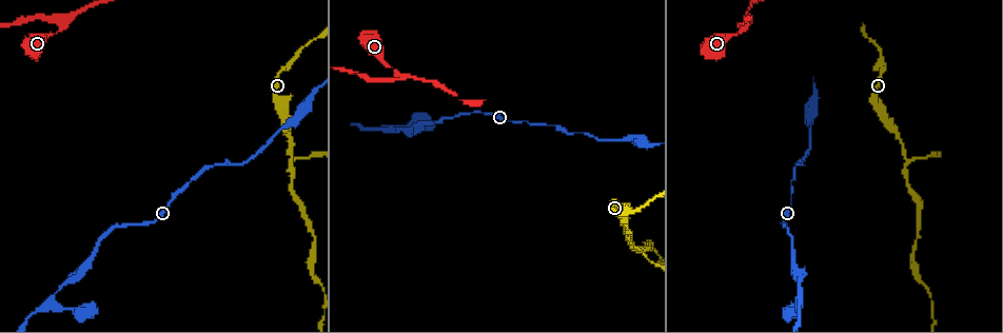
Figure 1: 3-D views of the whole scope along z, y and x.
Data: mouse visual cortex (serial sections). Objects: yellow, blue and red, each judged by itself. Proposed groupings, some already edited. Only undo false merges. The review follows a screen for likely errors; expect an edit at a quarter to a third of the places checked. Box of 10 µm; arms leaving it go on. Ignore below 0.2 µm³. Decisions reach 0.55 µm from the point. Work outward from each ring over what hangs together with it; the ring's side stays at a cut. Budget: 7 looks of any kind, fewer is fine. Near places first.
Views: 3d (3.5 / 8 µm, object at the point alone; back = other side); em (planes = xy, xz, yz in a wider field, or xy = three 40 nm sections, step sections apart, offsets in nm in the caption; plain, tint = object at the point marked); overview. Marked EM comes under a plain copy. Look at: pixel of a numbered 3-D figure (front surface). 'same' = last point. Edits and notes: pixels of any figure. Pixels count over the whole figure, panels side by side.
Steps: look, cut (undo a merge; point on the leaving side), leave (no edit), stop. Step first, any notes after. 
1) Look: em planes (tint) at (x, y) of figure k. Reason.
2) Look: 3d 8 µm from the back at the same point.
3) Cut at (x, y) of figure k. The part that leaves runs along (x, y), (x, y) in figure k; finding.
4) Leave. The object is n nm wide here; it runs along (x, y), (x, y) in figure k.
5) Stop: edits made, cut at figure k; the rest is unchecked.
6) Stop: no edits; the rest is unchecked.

Look: 3d 8 µm at (54, 302) of figure 1. Abrupt turn.

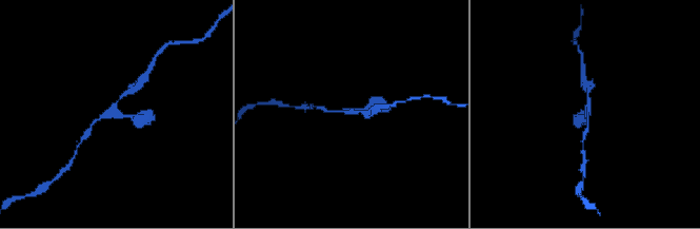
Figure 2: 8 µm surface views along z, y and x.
Look: 3d 3.5 µm at the same point.

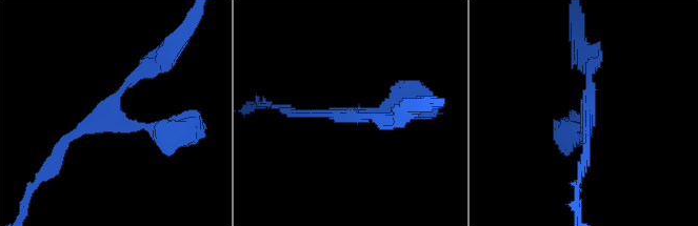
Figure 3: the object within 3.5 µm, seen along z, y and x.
Look: em xy step 1 (tint) at (350, 113) of figure 3.

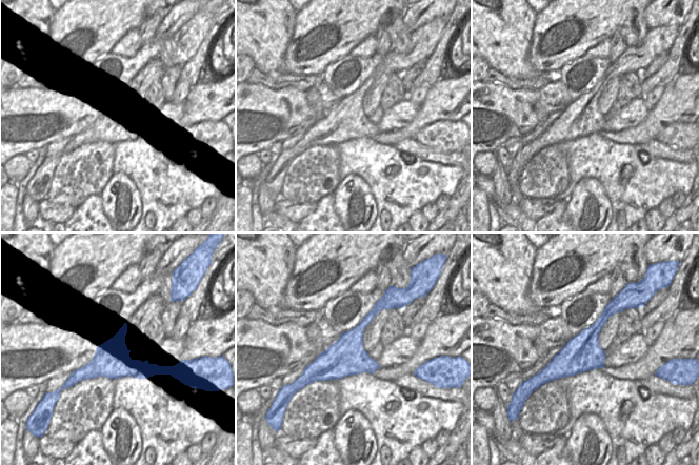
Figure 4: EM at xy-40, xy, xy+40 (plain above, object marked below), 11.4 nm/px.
Leave. One cell here.

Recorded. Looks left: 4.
Look: em xy step 5 (tint) at (747, 24) of figure 1.

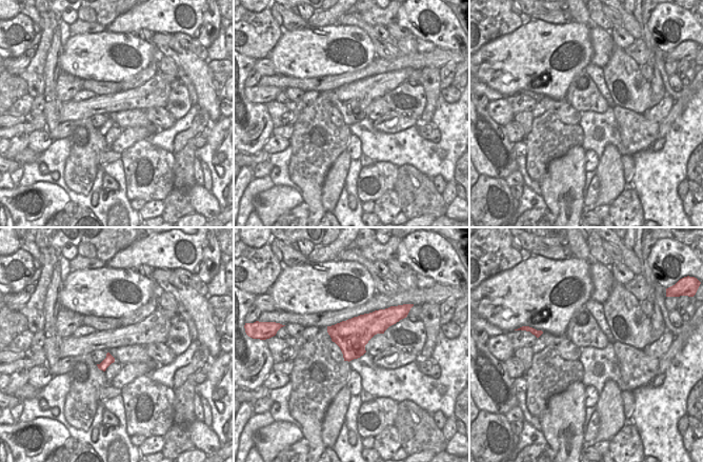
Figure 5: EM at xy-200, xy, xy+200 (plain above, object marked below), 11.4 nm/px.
Look: 3d 3.5 µm at the same point. See where the arms go.

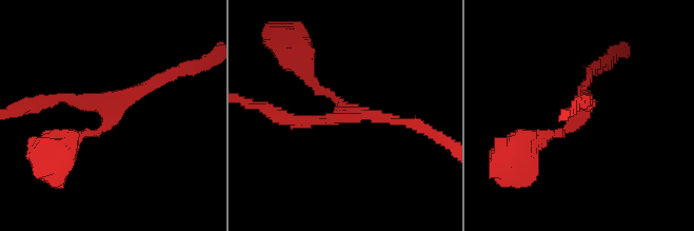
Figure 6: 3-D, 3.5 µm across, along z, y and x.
Leave. It runs along (66, 141), (96, 132), (118, 102), (170, 73) in figure 6; one cell here.

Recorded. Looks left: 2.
Stop: no edits; the rest is unchecked.

